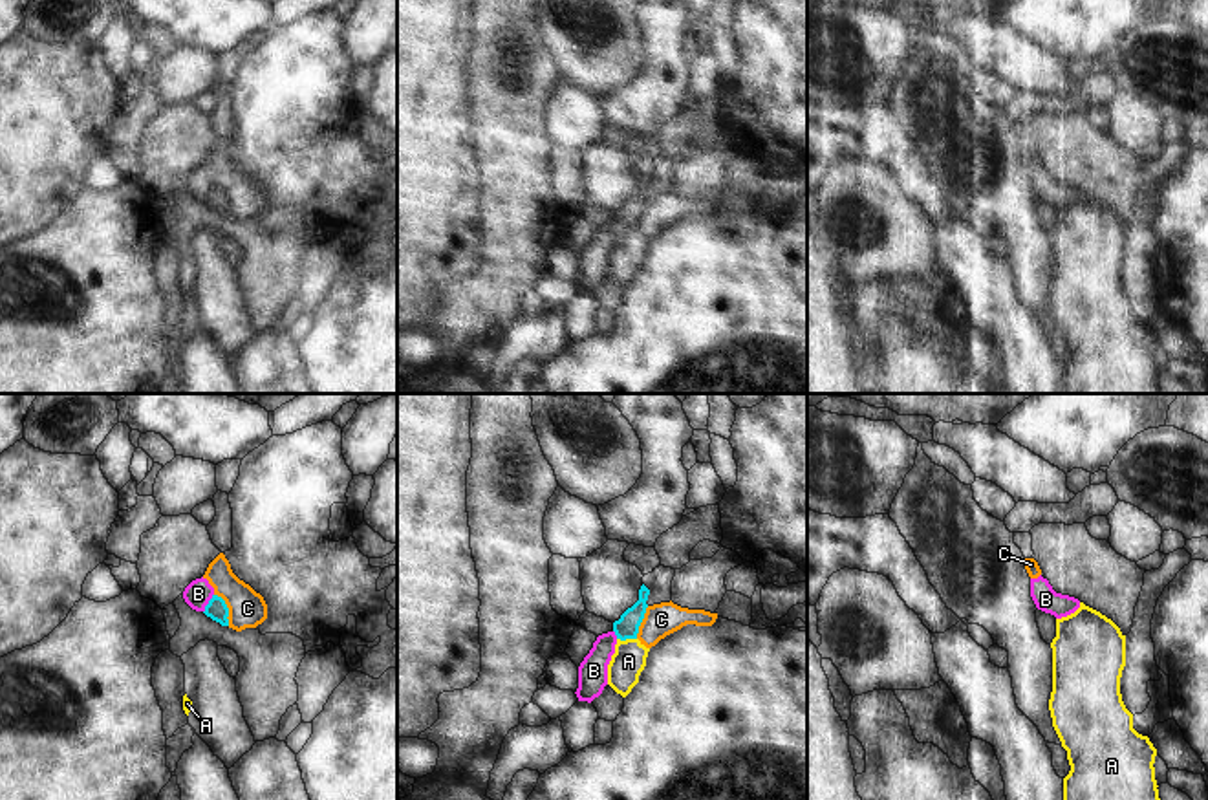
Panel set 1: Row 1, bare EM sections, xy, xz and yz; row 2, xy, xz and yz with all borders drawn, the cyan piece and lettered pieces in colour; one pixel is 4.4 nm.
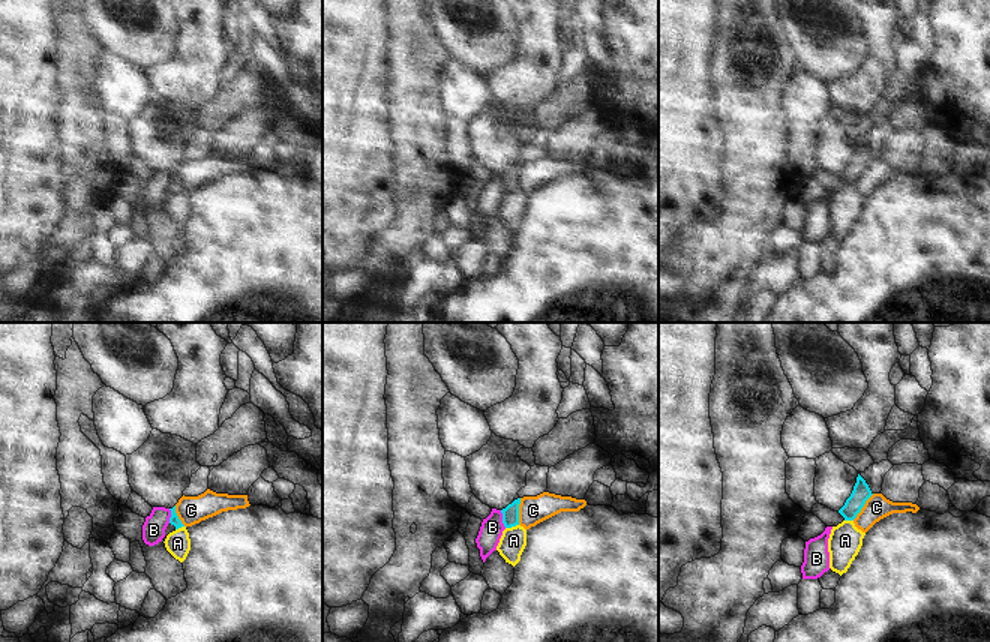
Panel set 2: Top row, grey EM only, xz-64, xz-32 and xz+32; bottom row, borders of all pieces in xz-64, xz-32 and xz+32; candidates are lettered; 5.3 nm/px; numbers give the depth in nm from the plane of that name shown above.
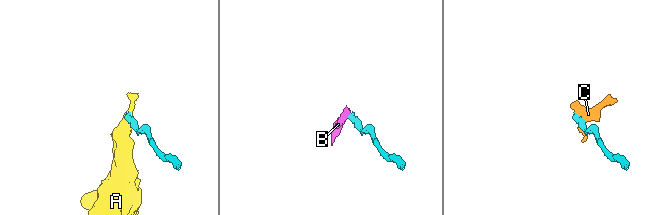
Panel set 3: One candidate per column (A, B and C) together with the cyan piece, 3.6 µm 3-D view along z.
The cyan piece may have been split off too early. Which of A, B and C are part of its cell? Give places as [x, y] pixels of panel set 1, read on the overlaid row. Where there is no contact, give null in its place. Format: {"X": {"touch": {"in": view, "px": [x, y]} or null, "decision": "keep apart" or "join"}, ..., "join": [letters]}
{"A": {"touch": {"in": "xz", "px": [626, 637]}, "decision": "keep apart"}, "B": {"touch": {"in": "xy", "px": [209, 603]}, "decision": "keep apart"}, "C": {"touch": {"in": "xy", "px": [227, 608]}, "decision": "keep apart"}, "join": []}

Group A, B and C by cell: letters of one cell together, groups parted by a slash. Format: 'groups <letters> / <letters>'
groups A / B C

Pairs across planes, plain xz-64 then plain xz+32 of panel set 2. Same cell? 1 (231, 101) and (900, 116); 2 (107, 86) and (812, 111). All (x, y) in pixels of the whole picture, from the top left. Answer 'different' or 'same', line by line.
1: different
2: same

